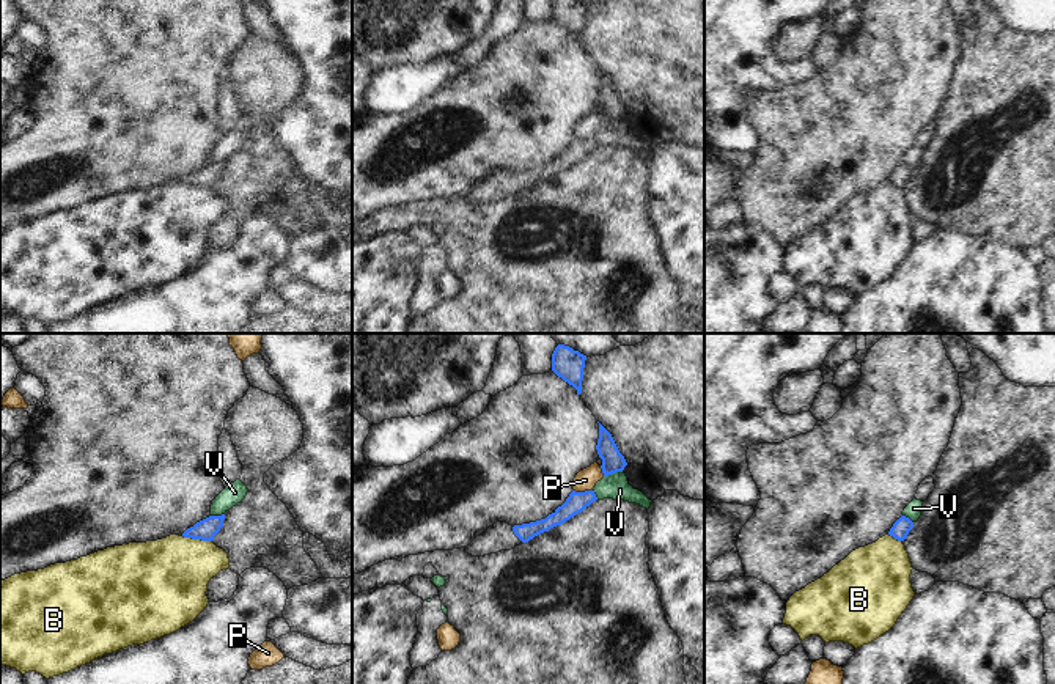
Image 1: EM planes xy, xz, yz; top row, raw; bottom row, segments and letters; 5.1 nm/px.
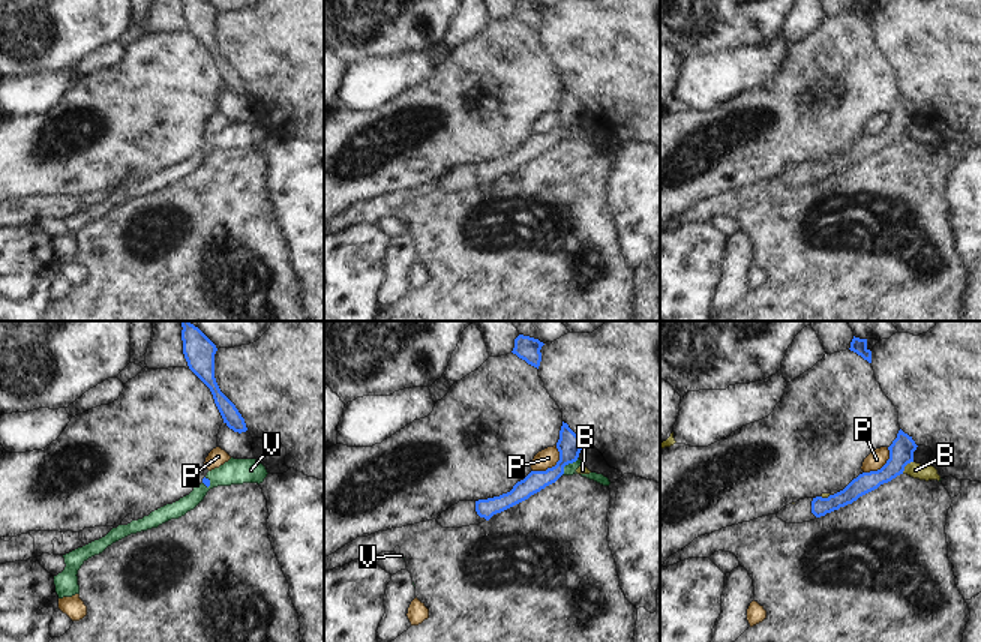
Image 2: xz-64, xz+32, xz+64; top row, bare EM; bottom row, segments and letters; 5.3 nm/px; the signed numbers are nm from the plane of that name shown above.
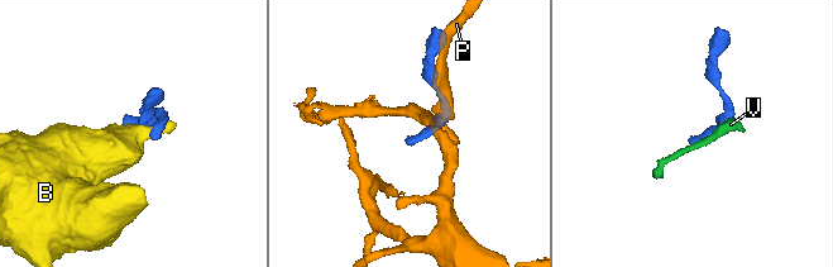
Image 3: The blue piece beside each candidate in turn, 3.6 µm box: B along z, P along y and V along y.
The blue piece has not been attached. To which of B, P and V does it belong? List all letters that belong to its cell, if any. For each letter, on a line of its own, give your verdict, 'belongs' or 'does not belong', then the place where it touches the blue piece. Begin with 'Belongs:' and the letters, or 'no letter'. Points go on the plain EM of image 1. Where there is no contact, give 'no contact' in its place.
Belongs: no letter
B: does not belong; contact xy (197, 186)
P: does not belong; contact xz (585, 139)
V: does not belong; contact xz (612, 120)

